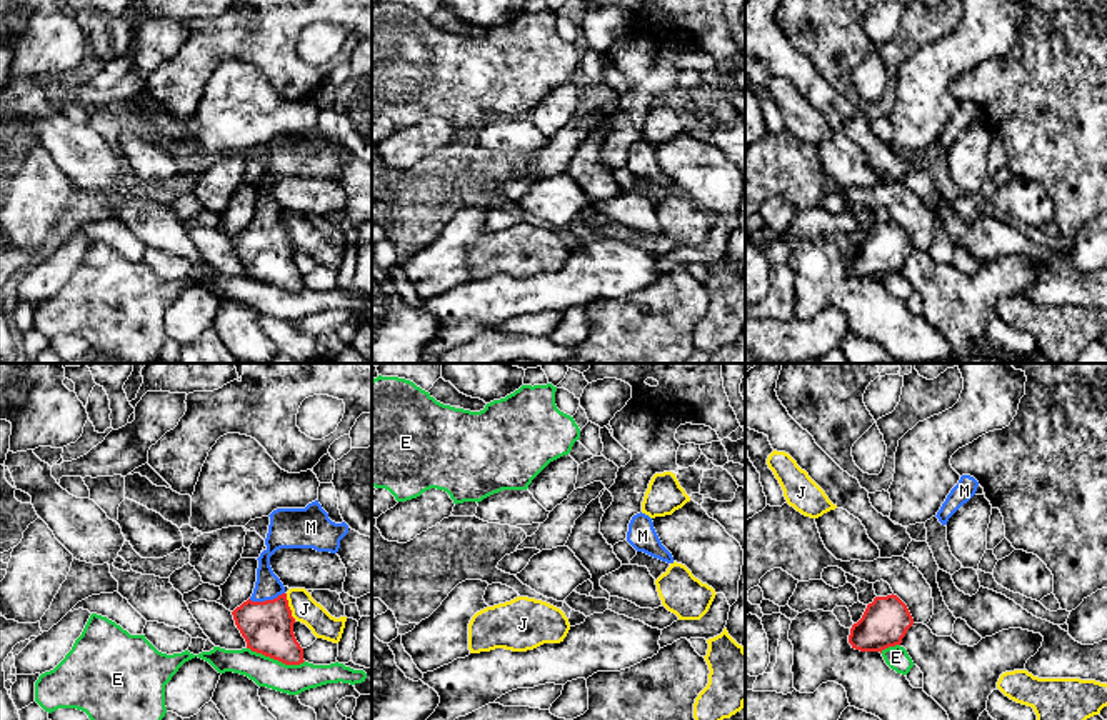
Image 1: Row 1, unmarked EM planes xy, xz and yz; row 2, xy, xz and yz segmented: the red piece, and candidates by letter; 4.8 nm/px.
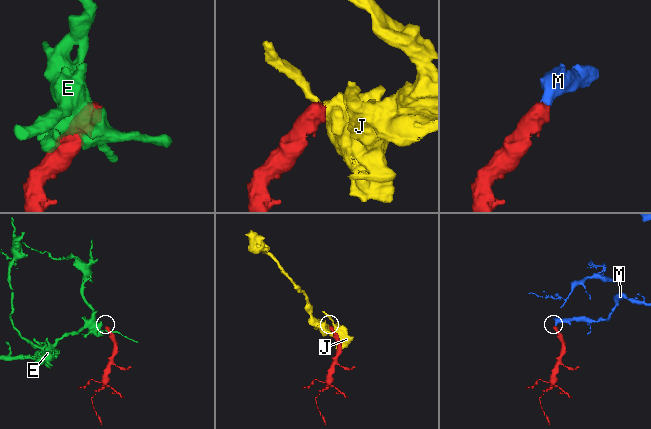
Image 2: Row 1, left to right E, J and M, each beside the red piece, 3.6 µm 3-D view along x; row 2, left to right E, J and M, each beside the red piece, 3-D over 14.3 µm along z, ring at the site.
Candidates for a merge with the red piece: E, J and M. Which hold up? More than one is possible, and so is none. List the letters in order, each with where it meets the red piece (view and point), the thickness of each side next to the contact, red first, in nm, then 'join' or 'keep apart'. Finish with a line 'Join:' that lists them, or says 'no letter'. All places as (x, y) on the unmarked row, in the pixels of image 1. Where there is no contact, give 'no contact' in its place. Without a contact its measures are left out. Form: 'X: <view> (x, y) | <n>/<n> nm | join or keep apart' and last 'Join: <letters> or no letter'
E: xy (275, 285) | 260/140 nm | keep apart
J: xy (289, 234) | 260/130 nm | keep apart
M: xy (265, 227) | 260/130 nm | join
Join: M

